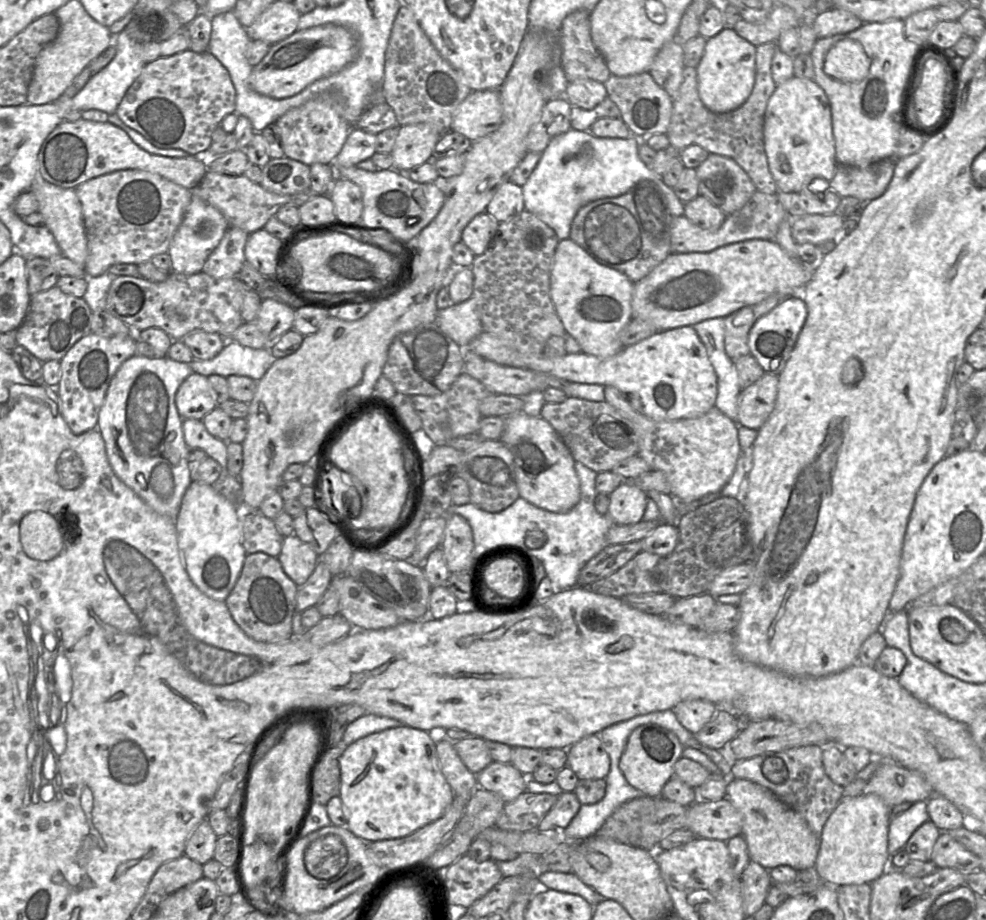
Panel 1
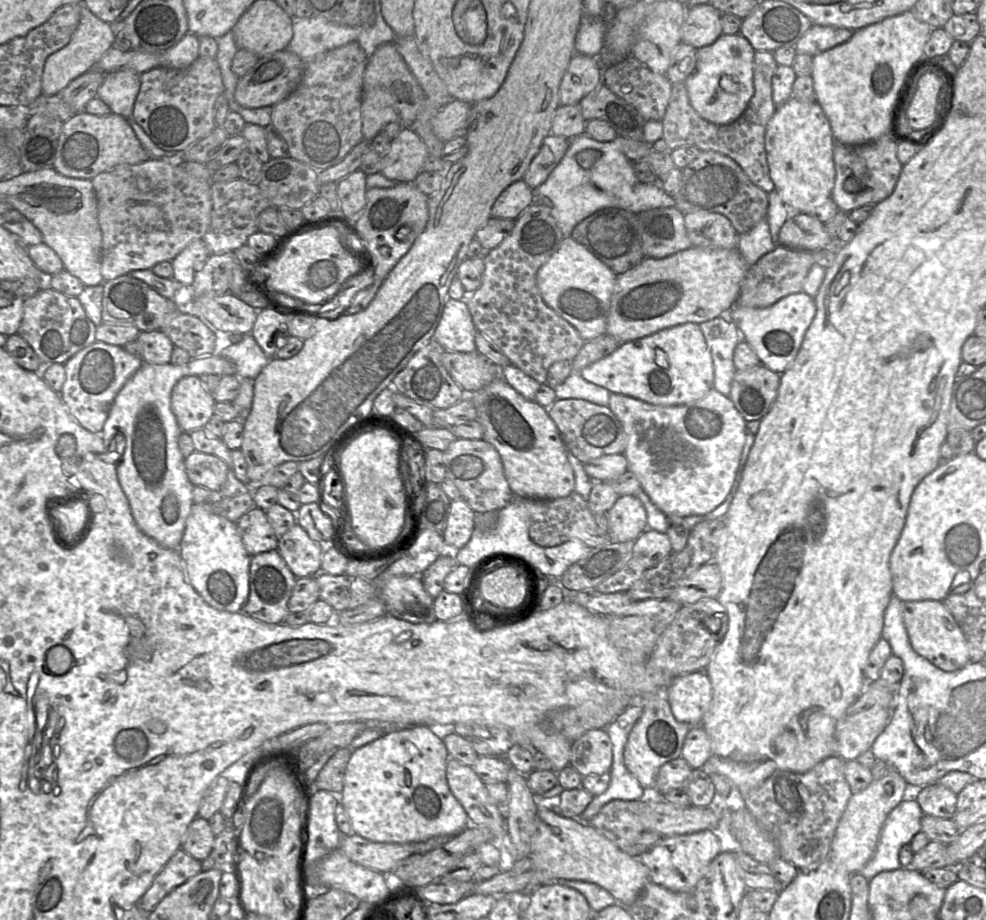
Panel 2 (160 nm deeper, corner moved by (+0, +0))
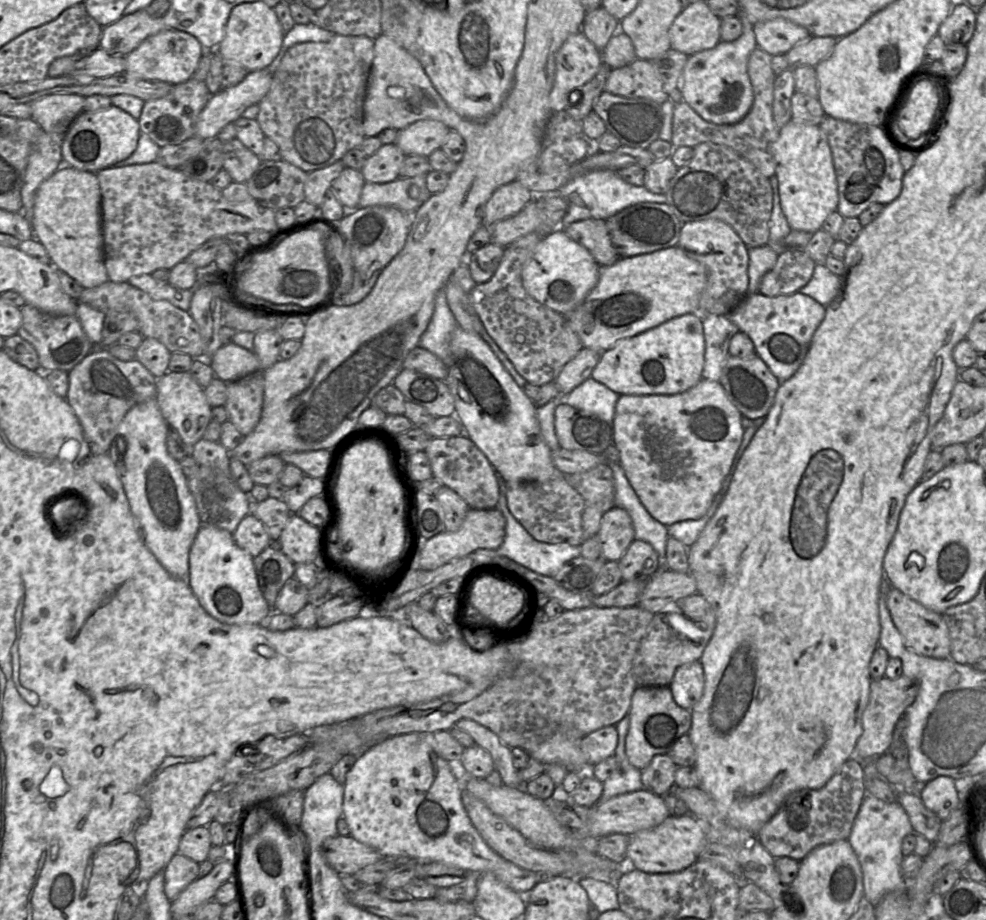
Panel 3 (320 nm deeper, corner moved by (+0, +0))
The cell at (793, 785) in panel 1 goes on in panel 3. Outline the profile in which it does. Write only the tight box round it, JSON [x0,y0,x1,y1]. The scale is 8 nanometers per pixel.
[757,758,865,862]

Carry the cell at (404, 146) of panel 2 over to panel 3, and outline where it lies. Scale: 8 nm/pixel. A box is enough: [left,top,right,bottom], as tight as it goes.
[361,144,406,183]

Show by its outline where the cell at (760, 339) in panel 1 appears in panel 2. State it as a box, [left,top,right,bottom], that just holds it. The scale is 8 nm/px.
[726,291,815,374]

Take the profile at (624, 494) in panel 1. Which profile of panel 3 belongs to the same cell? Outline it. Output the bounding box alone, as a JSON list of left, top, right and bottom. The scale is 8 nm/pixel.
[597,506,635,561]

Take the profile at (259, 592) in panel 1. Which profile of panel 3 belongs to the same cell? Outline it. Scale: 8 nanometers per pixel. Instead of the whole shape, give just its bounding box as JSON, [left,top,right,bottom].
[253,540,295,609]

